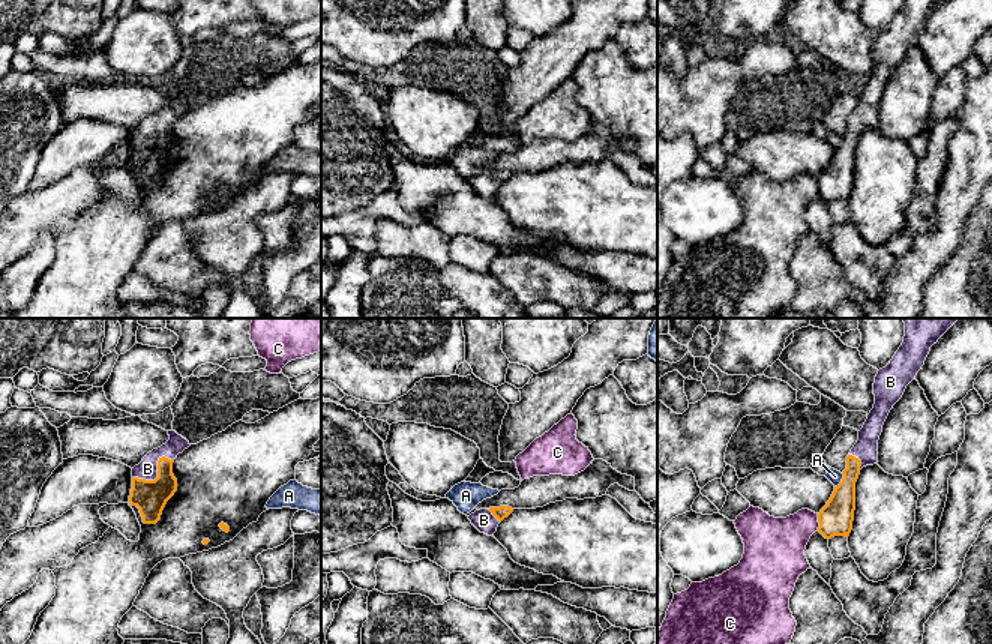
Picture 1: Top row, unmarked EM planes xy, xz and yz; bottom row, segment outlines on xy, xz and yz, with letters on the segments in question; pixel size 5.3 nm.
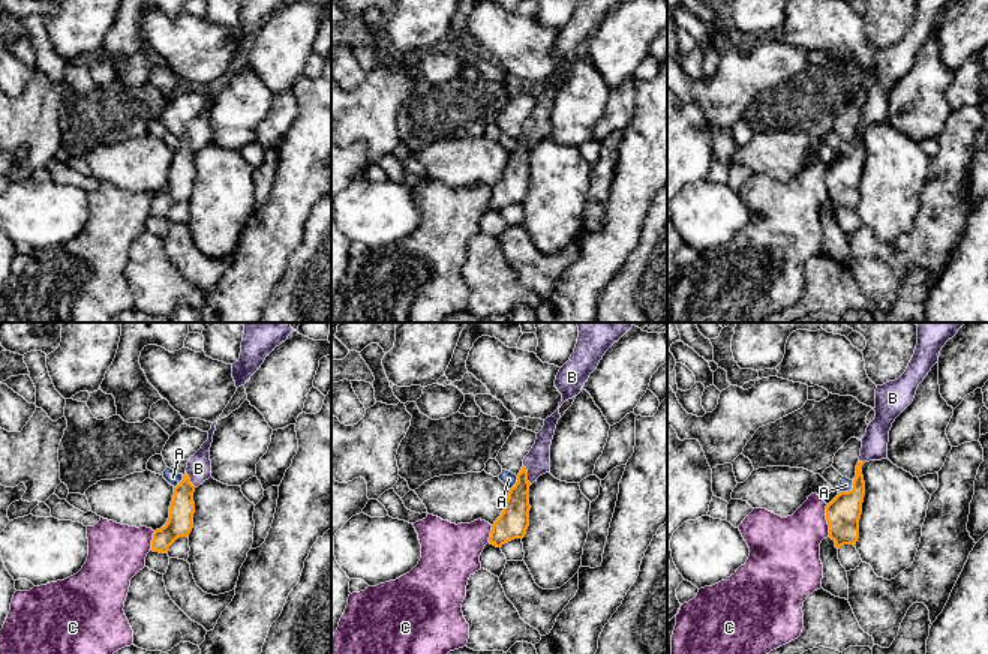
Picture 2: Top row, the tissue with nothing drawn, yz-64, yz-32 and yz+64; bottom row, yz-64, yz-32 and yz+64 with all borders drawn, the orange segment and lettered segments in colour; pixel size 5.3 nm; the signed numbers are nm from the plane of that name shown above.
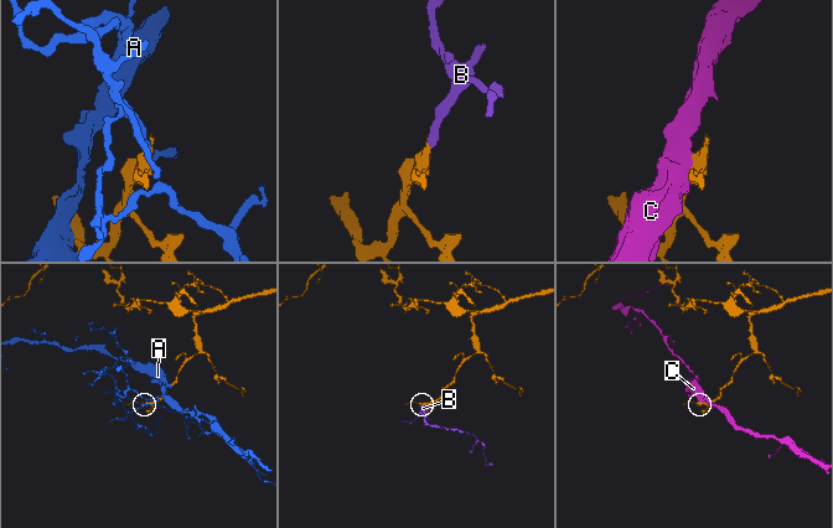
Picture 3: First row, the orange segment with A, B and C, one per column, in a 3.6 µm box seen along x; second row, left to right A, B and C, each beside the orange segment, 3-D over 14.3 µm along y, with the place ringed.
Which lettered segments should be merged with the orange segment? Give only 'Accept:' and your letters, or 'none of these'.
Accept: B

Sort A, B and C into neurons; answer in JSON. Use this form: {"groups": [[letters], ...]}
{"groups": [["A"], ["B"], ["C"]]}

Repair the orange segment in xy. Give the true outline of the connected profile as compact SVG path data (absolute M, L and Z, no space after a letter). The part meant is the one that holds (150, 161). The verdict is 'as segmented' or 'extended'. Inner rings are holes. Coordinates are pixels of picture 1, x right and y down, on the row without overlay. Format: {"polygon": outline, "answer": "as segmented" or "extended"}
{"polygon": "M168 95L170 104L149 116L132 132L131 170L137 170L144 188L156 188L161 183L167 165L177 155L177 143L173 138L173 126L179 117L191 108L176 95Z", "answer": "extended"}

